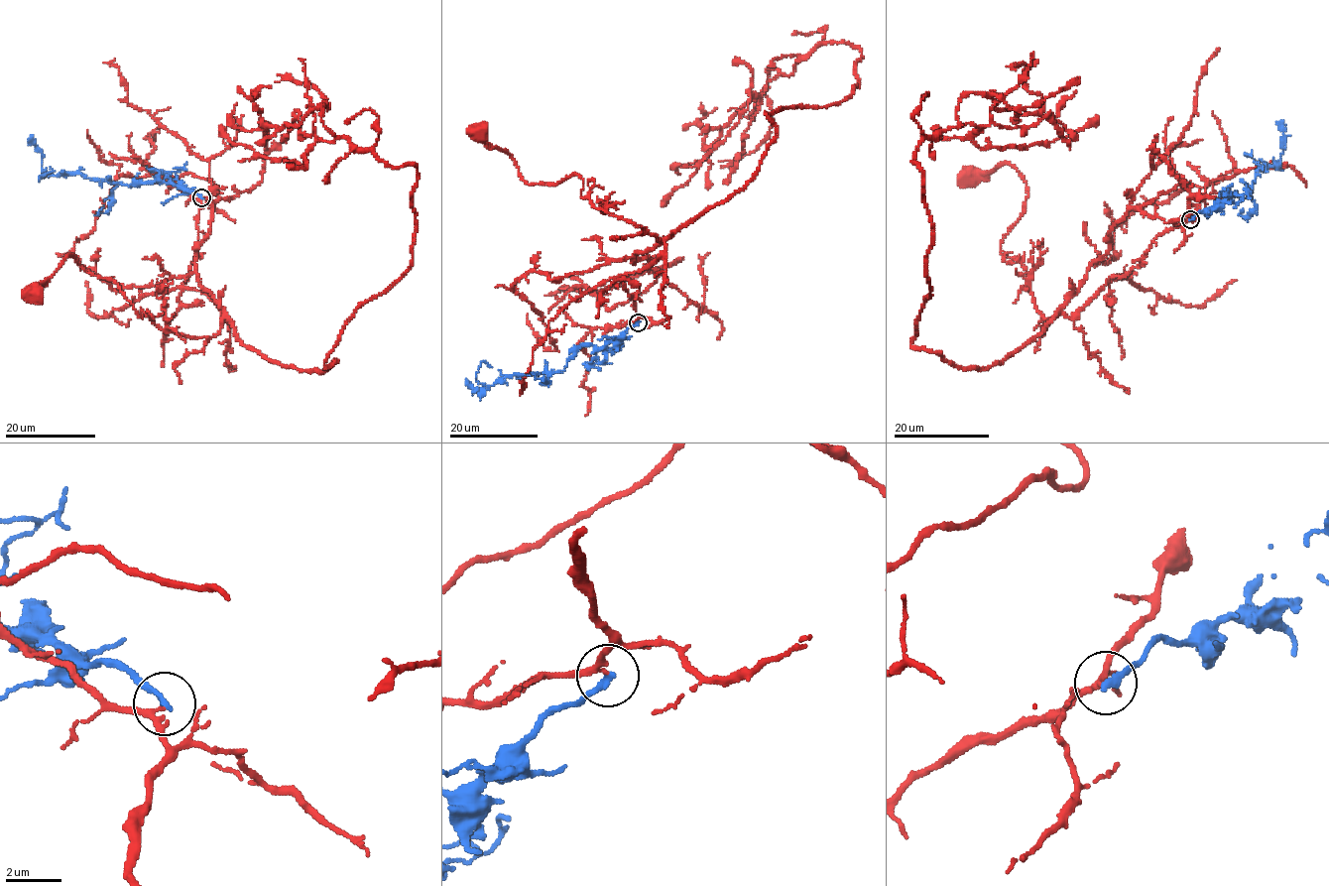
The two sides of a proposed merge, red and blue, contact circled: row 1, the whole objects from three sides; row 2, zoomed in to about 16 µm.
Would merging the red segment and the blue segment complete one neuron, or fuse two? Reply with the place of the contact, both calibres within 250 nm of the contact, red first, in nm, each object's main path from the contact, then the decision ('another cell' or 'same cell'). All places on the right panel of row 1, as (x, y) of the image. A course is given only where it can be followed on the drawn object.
place (1190, 219); calibres 180 and 220 nm; course red (1190, 220), (1071, 316), (1047, 318), (1024, 257), (1000, 249), (1022, 214), (1023, 179), (1004, 163), (968, 179); course blue (1190, 219), (1225, 199), (1221, 192), (1248, 196), (1259, 166), (1277, 164), (1283, 145), (1283, 125), (1279, 122); another cell

